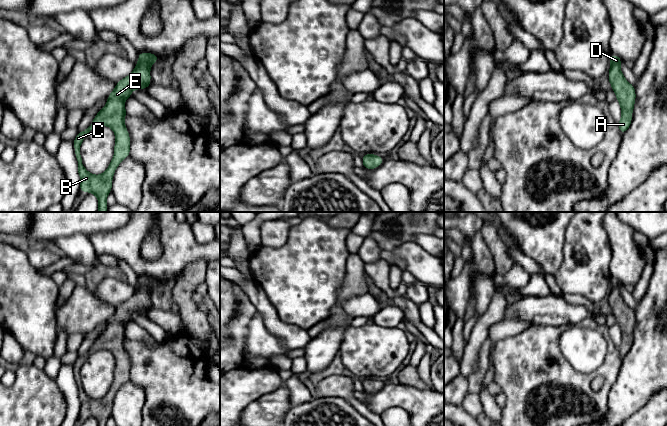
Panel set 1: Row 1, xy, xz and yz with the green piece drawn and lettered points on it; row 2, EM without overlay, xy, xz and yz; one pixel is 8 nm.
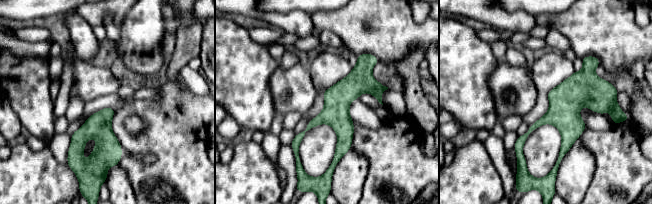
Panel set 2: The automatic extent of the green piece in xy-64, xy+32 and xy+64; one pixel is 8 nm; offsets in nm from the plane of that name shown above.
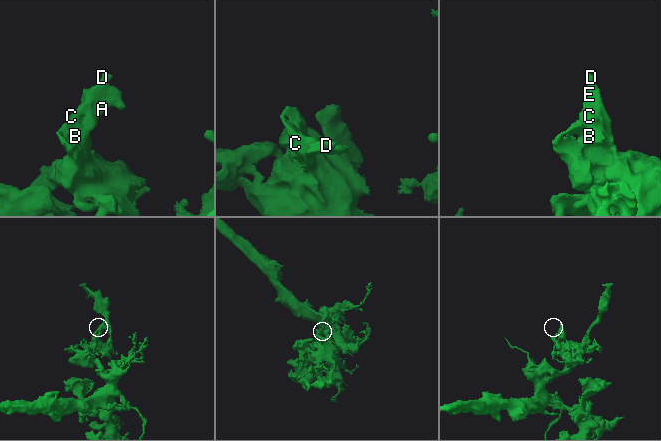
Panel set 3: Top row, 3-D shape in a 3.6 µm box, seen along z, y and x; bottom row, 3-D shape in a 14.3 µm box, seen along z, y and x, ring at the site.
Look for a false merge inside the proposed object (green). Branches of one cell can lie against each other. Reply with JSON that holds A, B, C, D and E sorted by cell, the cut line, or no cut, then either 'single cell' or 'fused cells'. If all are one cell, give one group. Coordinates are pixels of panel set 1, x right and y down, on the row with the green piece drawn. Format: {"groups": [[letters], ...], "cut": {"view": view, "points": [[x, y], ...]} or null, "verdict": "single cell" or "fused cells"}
{"groups": [["A", "B", "C", "D", "E"]], "cut": null, "verdict": "single cell"}

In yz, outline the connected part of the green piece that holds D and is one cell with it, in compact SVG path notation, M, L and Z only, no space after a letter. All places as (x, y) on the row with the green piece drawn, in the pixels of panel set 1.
M611 53L608 79L621 107L621 119L618 123L618 128L623 135L632 122L636 93L635 86L629 83L623 76L620 68L622 61L620 57Z

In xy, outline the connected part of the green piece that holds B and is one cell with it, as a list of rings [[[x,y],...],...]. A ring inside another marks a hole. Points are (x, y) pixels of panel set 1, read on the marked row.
[[[139,53],[138,63],[134,70],[127,77],[117,82],[115,88],[106,98],[106,105],[96,114],[90,126],[79,132],[73,140],[80,175],[79,191],[92,193],[97,197],[98,212],[107,212],[106,198],[112,191],[114,172],[119,164],[130,155],[130,135],[124,122],[127,115],[125,99],[132,97],[131,93],[134,89],[145,90],[151,86],[151,65],[159,60],[159,57],[153,53]],[[100,126],[110,127],[114,131],[114,156],[104,173],[94,175],[89,173],[82,163],[80,146],[87,134],[93,128]]]

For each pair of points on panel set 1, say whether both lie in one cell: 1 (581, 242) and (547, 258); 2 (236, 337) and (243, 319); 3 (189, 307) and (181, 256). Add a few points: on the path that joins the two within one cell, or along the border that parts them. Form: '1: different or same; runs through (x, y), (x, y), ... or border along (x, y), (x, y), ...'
1: different; border along (567, 228), (564, 233), (563, 261), (555, 273)
2: same; runs through (237, 333), (240, 323)
3: different; border along (205, 262), (195, 260), (190, 263), (176, 280)

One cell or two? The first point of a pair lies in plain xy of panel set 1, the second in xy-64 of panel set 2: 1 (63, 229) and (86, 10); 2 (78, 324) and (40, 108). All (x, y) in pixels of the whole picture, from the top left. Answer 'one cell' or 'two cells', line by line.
1: two cells
2: two cells

